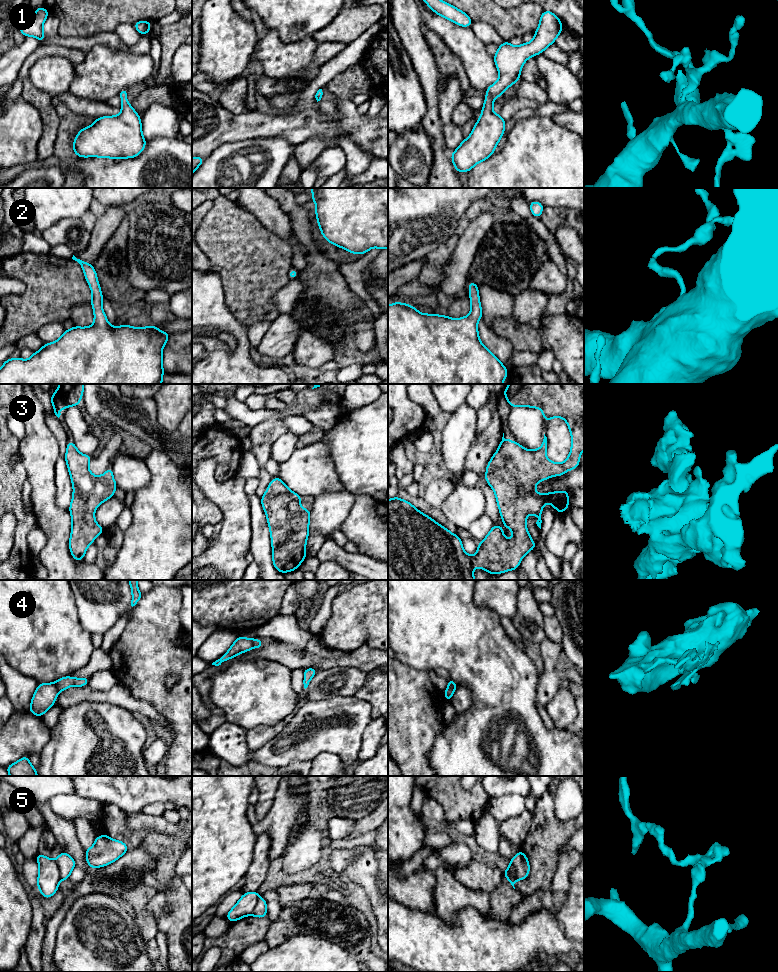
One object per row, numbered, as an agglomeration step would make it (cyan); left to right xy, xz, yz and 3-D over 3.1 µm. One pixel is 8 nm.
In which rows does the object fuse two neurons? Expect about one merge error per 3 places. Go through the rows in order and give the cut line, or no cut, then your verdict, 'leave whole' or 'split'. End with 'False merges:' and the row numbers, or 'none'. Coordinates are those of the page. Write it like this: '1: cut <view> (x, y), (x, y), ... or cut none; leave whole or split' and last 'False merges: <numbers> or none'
1: cut none; leave whole
2: cut none; leave whole
3: cut none; leave whole
4: cut xz (255, 639), (253, 647); split
5: cut xy (55, 860), (61, 879); split
False merges: 4, 5

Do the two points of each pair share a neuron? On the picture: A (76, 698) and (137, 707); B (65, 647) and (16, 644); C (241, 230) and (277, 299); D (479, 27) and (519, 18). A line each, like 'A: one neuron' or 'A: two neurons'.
A: one neuron
B: one neuron
C: two neurons
D: two neurons

